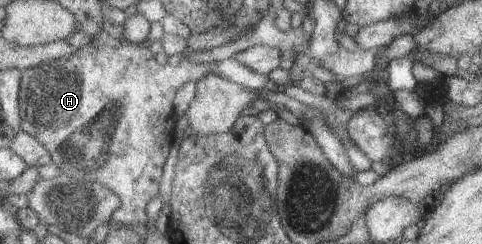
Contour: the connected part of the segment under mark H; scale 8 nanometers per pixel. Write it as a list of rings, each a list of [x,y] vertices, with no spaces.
[[[162,22],[152,25],[149,39],[141,44],[131,44],[124,35],[121,35],[122,39],[118,41],[110,37],[107,31],[103,31],[97,36],[91,36],[92,44],[77,49],[71,59],[45,63],[22,73],[22,130],[41,141],[62,173],[77,180],[103,183],[119,195],[123,213],[121,217],[115,215],[113,219],[123,221],[123,225],[141,223],[147,227],[150,223],[147,205],[159,194],[163,167],[175,141],[175,127],[179,115],[175,112],[173,103],[179,89],[189,81],[197,82],[201,75],[207,75],[209,72],[222,74],[226,79],[253,90],[261,90],[269,79],[234,58],[223,62],[193,64],[184,57],[175,67],[169,64],[159,65],[155,54],[151,53],[150,45],[155,40],[161,41],[165,34]]]

